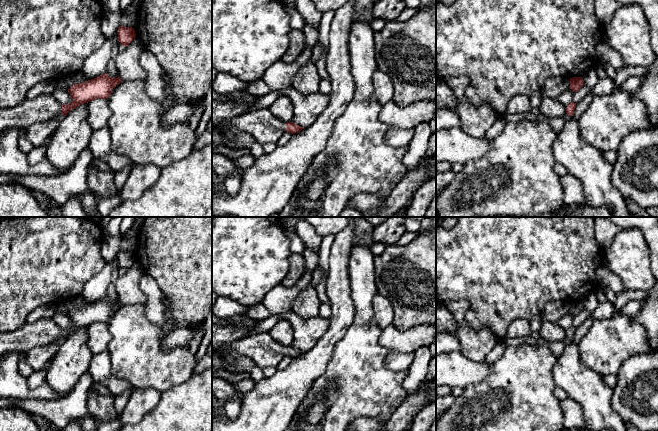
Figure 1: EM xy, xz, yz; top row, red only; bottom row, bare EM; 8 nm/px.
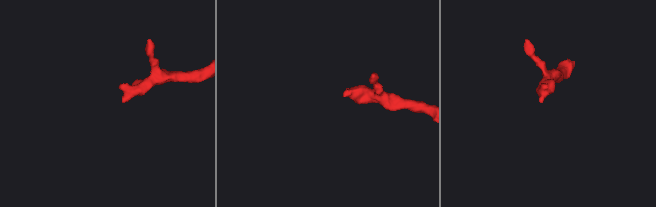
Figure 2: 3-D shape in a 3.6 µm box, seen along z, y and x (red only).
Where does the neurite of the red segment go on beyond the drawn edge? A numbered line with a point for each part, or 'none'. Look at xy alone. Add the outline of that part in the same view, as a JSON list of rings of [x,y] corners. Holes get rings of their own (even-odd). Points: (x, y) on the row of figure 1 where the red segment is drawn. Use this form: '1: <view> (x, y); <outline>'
1: xy (42, 108); [[[42,94],[19,105],[0,108],[0,132],[6,128],[28,128],[62,114],[62,104],[52,94]]]

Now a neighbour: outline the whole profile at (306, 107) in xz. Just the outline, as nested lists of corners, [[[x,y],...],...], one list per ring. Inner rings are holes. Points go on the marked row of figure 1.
[[[292,87],[279,90],[293,103],[293,120],[296,125],[303,129],[312,125],[321,112],[328,106],[330,96],[320,92],[303,94]]]

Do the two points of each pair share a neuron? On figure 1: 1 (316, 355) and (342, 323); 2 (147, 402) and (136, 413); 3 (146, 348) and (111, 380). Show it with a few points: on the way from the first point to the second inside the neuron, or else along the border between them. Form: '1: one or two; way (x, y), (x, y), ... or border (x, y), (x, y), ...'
1: one; way (324, 347), (336, 331)
2: one; way (144, 405), (139, 410)
3: two; border (109, 353), (110, 371), (125, 379), (133, 388)

